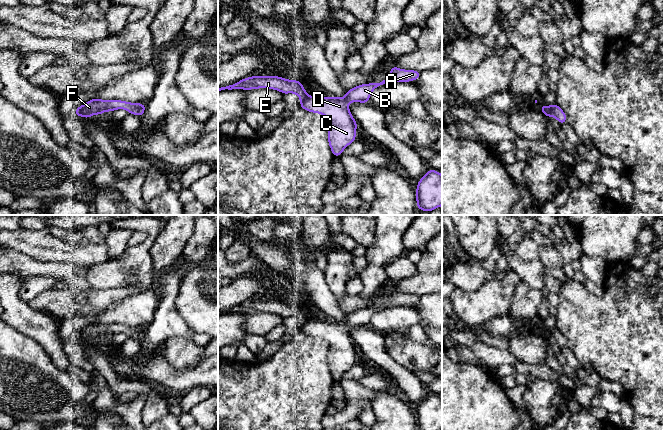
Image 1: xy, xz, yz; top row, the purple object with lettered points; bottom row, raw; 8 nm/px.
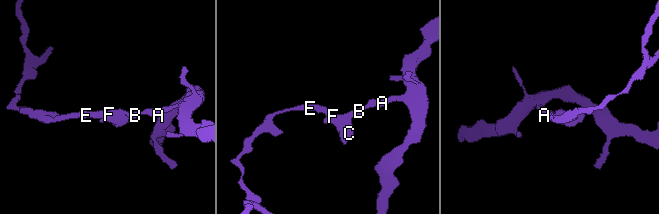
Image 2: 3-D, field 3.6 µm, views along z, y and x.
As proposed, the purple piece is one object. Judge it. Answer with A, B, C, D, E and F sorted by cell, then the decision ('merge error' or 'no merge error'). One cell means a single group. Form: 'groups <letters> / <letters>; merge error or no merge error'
groups A B C D F / E; merge error

